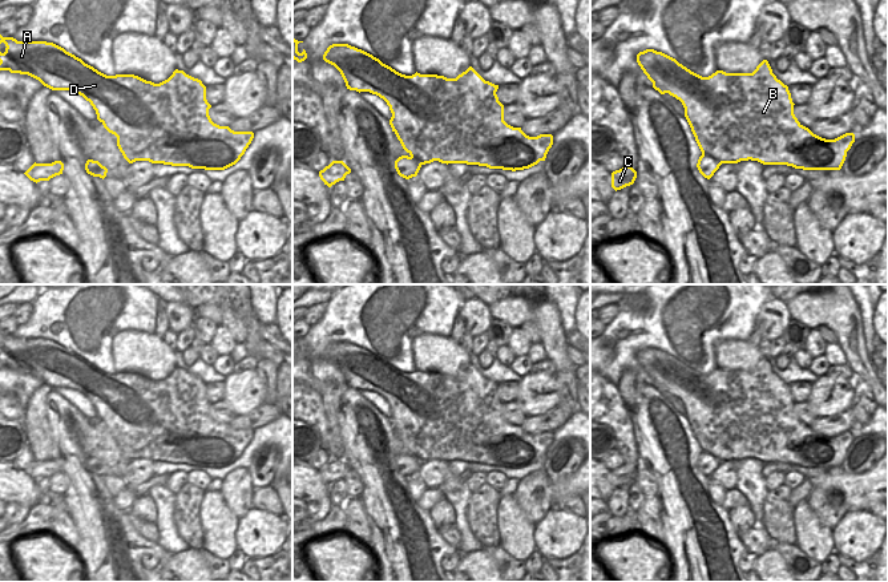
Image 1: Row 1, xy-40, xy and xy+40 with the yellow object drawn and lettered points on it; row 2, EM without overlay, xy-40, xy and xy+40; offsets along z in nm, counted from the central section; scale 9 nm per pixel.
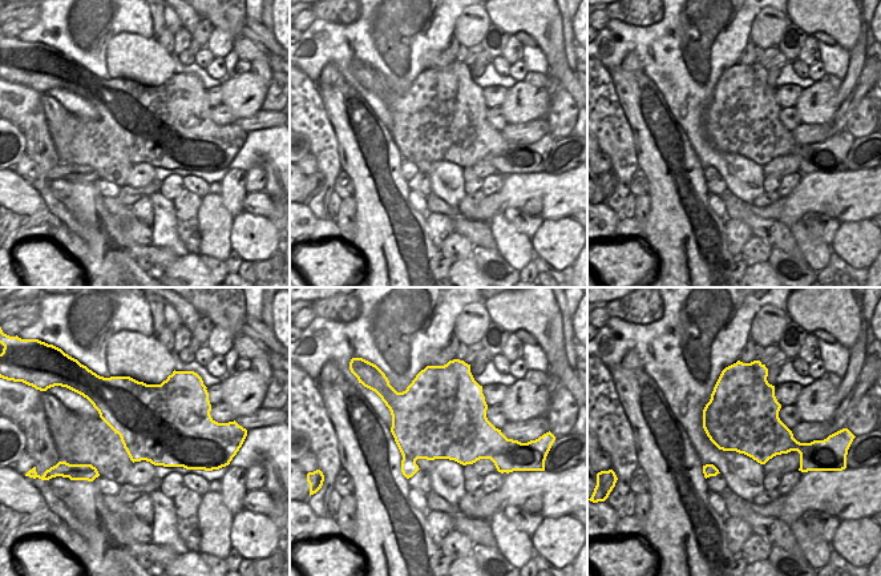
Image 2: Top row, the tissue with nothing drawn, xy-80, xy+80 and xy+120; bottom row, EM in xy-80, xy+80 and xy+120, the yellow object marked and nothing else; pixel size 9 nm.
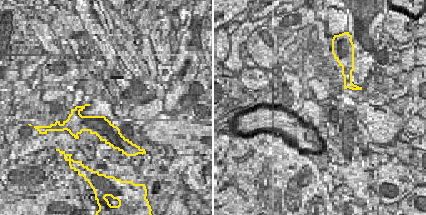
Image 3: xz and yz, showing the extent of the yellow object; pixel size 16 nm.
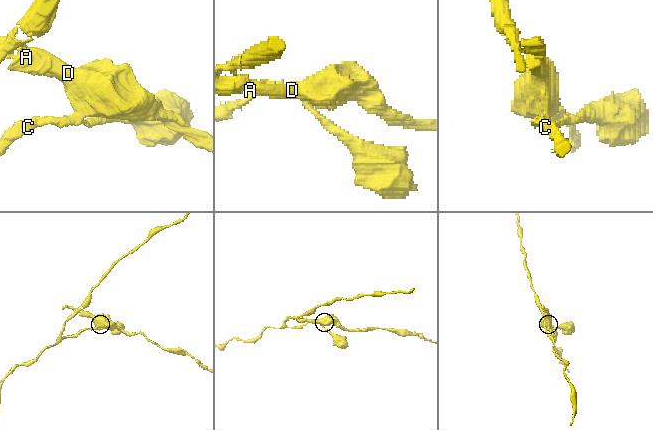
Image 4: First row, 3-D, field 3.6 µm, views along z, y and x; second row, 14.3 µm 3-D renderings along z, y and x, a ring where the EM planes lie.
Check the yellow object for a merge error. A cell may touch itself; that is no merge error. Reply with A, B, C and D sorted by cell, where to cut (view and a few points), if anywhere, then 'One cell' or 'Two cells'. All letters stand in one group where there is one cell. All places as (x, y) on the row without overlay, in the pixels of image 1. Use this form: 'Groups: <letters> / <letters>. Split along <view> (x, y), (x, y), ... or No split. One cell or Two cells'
Groups: A B D / C. Split along xy+40 (702, 451), (721, 461). Two cells.

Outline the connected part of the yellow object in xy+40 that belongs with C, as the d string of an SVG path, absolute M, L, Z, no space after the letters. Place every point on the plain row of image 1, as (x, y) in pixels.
M623 464L611 470L611 485L617 489L634 481L637 469L631 464Z

